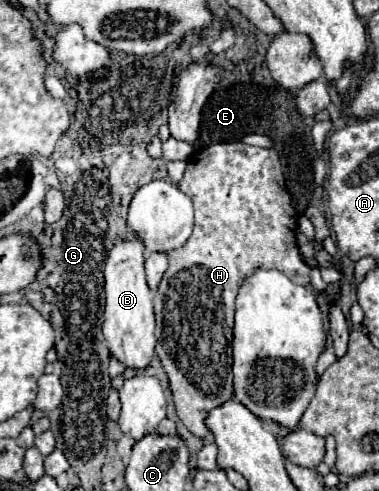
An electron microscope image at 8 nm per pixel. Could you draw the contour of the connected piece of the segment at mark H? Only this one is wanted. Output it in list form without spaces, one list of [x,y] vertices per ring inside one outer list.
[[[218,142],[188,158],[184,178],[178,188],[194,202],[194,230],[184,246],[168,252],[168,270],[158,284],[154,298],[156,310],[156,354],[170,378],[178,418],[186,428],[202,438],[212,440],[204,418],[208,410],[222,406],[234,396],[232,382],[232,332],[234,300],[244,276],[258,268],[276,268],[300,286],[310,284],[310,266],[304,264],[296,244],[298,212],[292,208],[290,194],[284,186],[283,167],[274,148],[256,148],[244,142]]]

